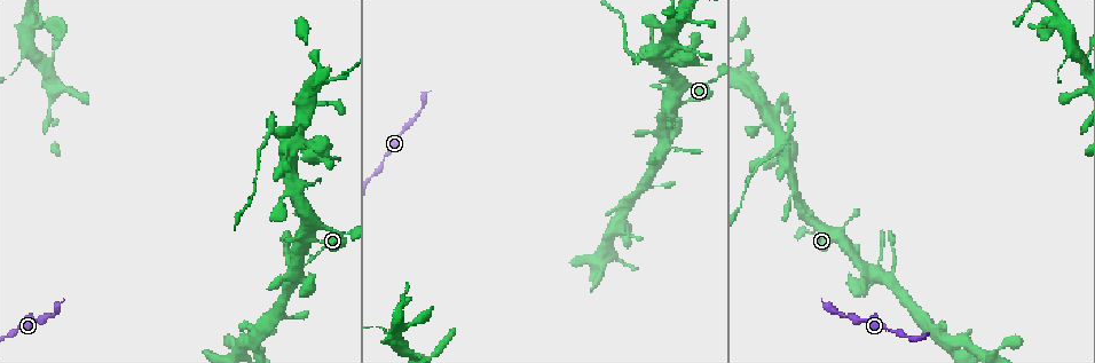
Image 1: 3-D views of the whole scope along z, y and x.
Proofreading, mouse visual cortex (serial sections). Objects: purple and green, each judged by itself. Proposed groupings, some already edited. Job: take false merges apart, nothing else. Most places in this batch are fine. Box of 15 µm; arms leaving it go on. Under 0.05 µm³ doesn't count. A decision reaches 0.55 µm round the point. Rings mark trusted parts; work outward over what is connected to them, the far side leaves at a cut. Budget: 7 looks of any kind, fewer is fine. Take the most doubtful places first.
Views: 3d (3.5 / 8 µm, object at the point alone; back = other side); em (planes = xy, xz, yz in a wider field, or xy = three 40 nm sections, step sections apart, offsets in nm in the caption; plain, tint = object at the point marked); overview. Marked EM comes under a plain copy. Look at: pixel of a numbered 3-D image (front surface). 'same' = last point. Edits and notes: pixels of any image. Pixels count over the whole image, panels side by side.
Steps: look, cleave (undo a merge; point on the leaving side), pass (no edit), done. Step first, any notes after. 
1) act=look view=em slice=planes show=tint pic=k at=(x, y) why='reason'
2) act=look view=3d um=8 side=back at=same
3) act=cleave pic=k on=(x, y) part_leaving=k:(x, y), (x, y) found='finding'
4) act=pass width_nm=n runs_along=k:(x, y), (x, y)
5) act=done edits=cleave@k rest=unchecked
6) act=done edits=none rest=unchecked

act=look view=3d um=3.5 pic=1 at=(272, 133) why='calibre changes'

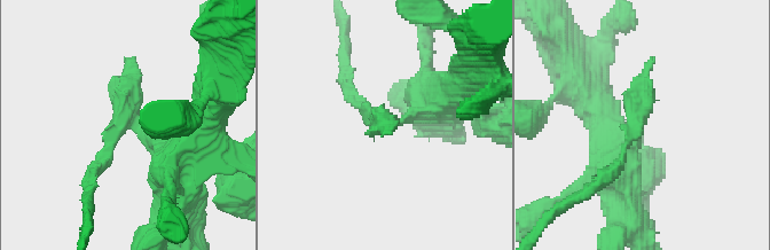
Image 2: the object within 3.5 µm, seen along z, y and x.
act=look view=em slice=xy step=2 show=tint pic=2 at=(129, 128)

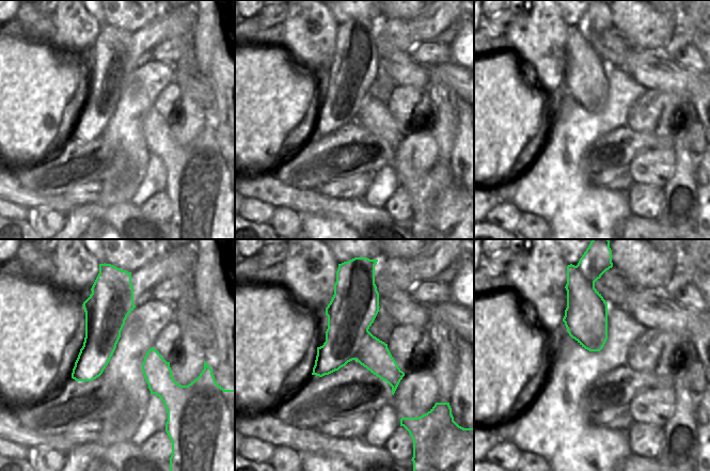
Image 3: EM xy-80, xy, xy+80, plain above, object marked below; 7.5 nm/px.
act=cleave pic=2 on=(642, 100) part_leaving=2:(141, 130), (126, 123), (109, 140), (88, 189) found='two cells meet here'

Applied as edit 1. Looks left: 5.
act=look view=overview why='see it whole again'

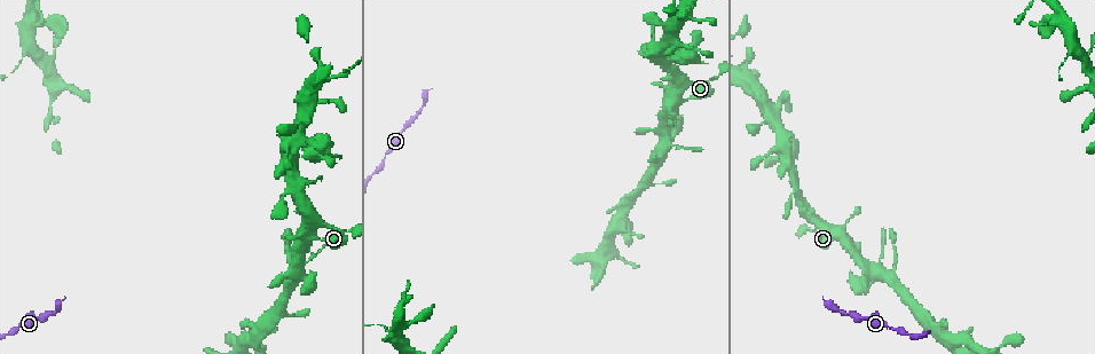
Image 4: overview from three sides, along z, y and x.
act=look view=3d um=8 pic=4 at=(320, 142)

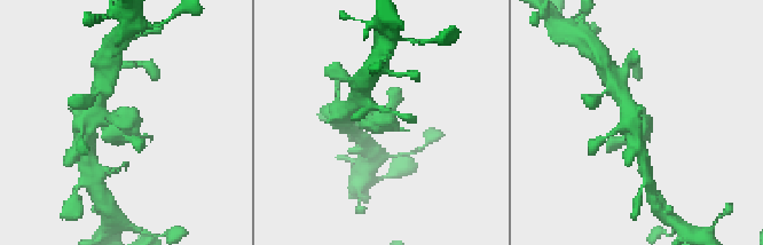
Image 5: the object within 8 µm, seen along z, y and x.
act=look view=em slice=xy step=3 show=tint pic=5 at=(384, 117)

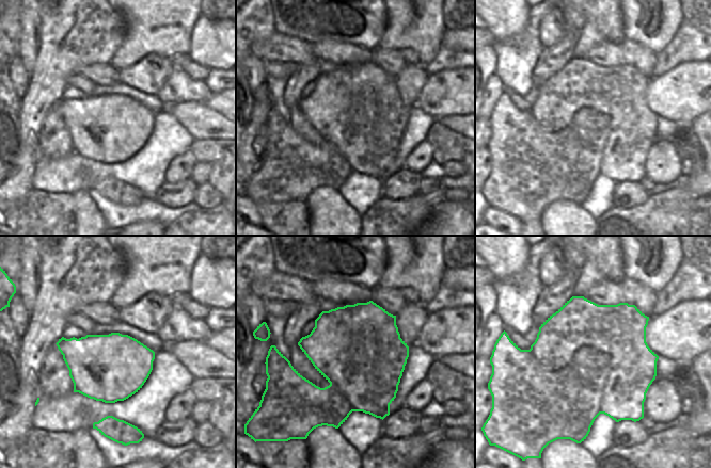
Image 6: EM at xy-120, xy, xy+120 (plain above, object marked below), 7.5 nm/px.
act=pass runs_along=5:(105, 112), (134, 140) found='one cell here'

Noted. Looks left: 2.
act=look view=3d um=3.5 pic=4 at=(875, 272) why='small branch off a trunk'

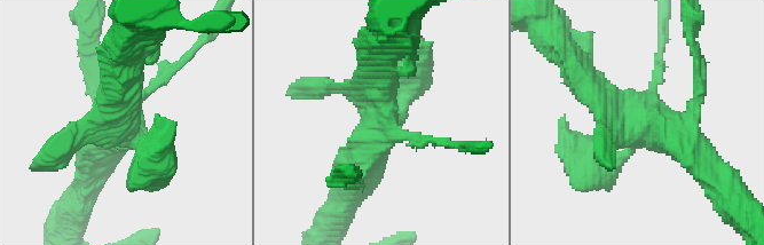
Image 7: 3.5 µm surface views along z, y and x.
act=look view=em slice=xy step=2 show=tint pic=7 at=(638, 128) why='shape alone is not enough'

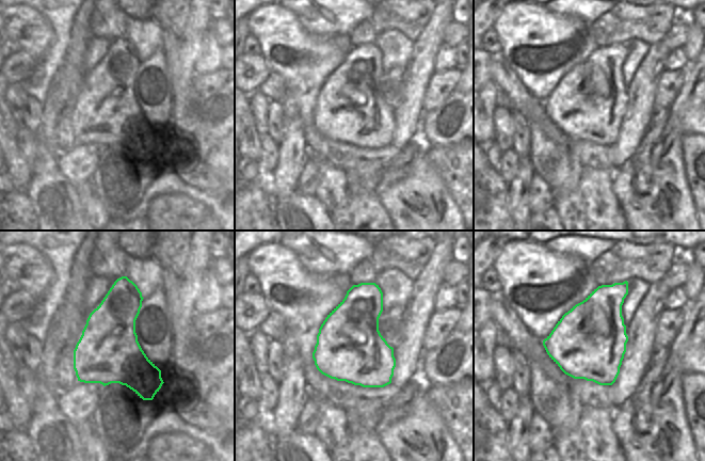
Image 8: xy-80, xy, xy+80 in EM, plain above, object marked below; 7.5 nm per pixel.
act=pass width_nm=500 runs_along=7:(582, 78), (699, 158) found='continuous, no second cell'

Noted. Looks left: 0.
act=done edits=cleave@2 rest=unchecked

